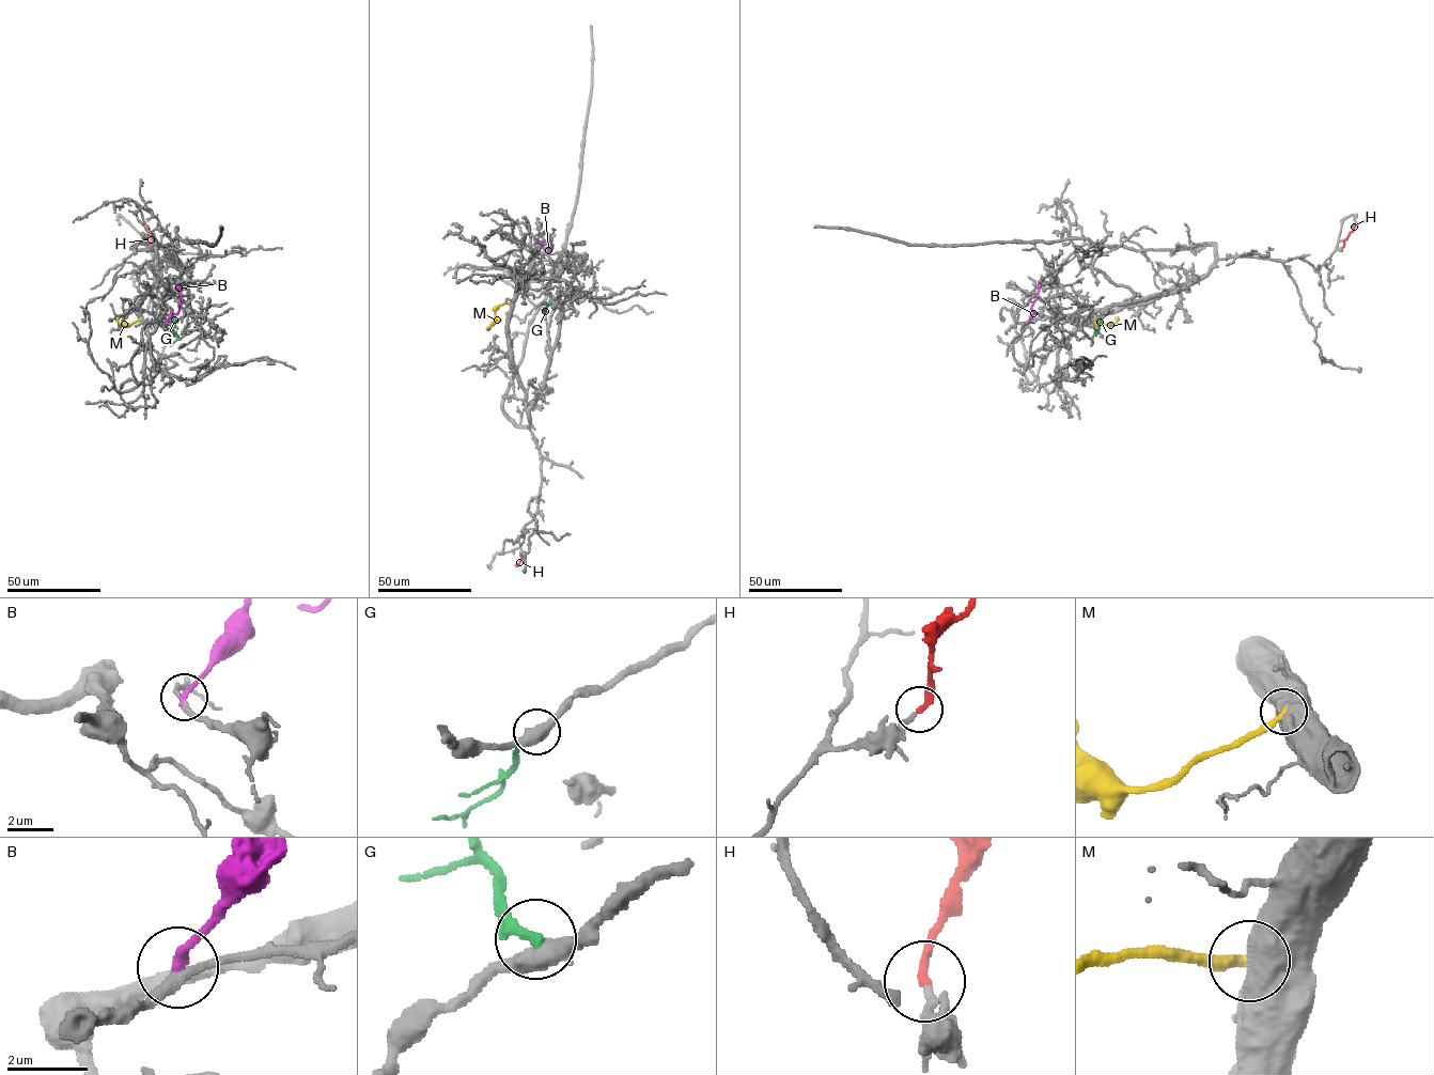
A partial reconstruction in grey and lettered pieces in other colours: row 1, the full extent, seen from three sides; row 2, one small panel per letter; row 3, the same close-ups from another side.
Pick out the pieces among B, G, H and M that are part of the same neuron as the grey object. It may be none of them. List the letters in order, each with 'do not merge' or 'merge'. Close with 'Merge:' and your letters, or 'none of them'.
B: do not merge
G: do not merge
H: merge
M: do not merge
Merge: H

